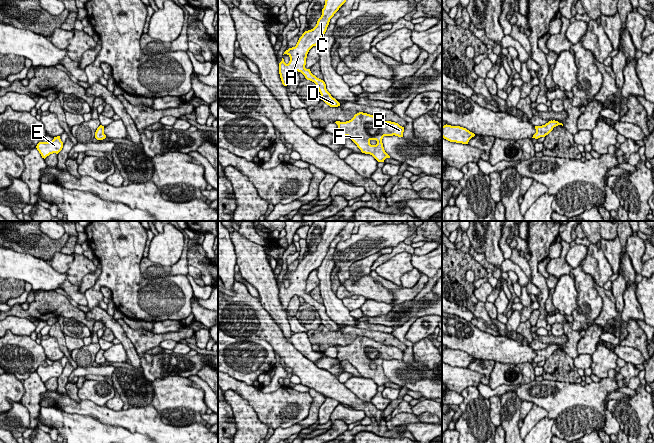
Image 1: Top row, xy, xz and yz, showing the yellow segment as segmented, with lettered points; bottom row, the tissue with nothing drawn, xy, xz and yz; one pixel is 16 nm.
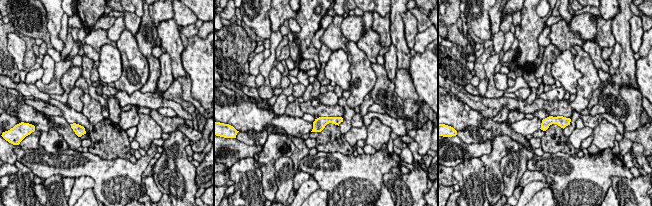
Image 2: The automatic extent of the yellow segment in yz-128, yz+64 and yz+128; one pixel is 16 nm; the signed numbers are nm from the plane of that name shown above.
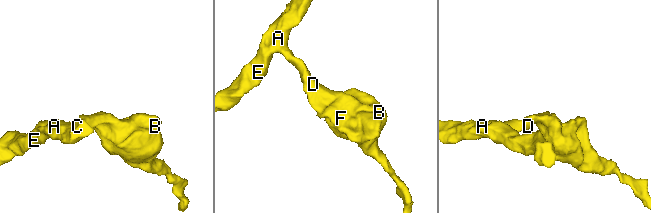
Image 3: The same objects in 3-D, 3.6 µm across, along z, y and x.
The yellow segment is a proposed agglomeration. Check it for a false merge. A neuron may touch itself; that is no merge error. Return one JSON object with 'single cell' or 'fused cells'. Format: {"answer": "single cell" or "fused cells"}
{"answer": "single cell"}

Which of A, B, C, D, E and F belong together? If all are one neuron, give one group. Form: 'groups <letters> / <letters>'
groups A B C D E F

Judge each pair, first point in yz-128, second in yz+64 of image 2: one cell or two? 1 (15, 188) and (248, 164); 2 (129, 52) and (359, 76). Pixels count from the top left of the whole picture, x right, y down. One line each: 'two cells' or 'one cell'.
1: one cell
2: one cell

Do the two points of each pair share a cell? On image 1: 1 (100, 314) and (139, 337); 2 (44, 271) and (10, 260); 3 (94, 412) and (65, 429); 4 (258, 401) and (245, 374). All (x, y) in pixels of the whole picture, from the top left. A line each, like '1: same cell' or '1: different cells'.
1: different cells
2: same cell
3: different cells
4: different cells

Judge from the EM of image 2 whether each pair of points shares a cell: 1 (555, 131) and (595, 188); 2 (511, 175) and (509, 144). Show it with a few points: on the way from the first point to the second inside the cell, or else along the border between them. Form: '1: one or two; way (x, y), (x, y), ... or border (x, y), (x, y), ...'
1: two; border (548, 152), (565, 152), (574, 155)
2: two; border (518, 149), (509, 152), (501, 160), (501, 174)

